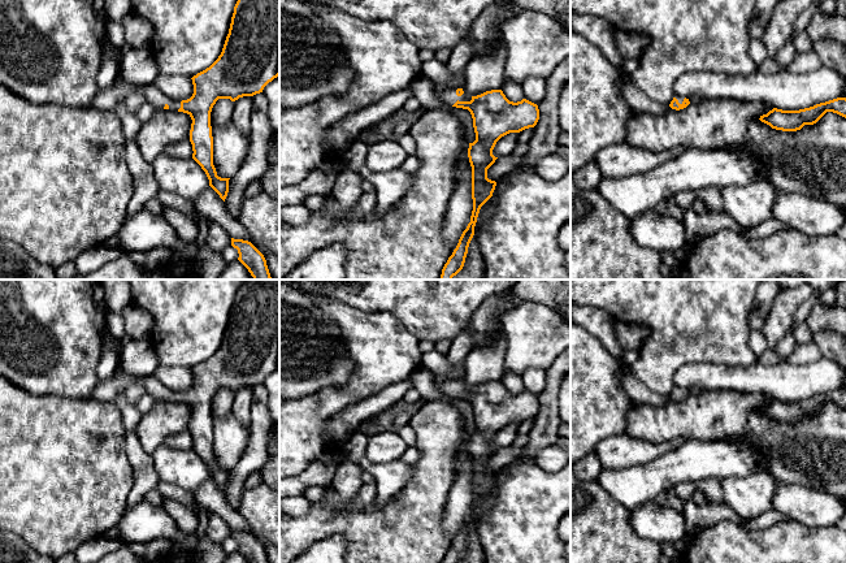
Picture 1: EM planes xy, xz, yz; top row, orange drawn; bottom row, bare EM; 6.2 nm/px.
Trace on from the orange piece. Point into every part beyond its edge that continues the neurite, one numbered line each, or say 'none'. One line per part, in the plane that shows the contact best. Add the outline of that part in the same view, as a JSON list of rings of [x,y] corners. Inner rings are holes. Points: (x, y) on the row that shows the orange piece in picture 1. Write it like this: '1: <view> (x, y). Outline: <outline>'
1: xz (447, 96). Outline: [[[443,90],[439,92],[439,100],[446,105],[454,105],[457,100],[459,101],[470,101],[472,96],[463,94],[461,96],[456,95],[456,90]]]

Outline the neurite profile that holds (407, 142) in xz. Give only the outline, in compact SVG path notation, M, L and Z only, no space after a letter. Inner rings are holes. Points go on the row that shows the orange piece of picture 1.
M409 133L404 134L398 142L404 148L408 156L416 155L416 142L409 135Z

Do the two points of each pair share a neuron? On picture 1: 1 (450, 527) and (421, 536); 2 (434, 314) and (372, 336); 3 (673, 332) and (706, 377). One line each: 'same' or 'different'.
1: different
2: different
3: different

